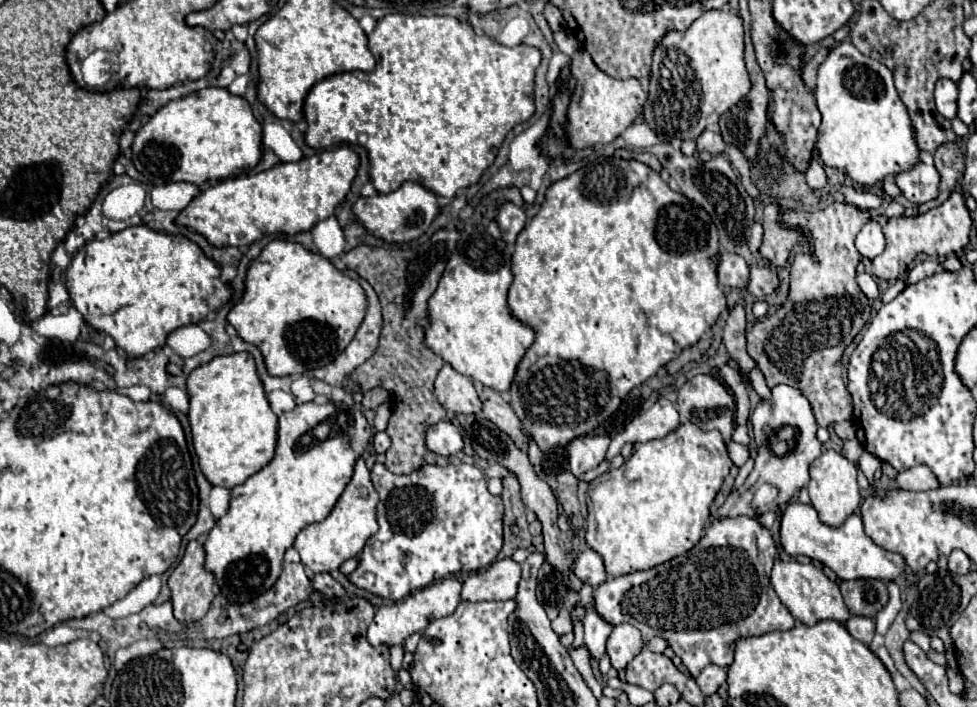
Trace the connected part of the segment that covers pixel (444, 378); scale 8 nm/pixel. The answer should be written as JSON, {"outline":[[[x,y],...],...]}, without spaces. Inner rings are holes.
{"outline":[[[448,363],[436,375],[434,395],[448,413],[482,411],[482,403],[478,399],[478,391],[474,383],[466,375],[460,375],[458,371],[454,371]]]}

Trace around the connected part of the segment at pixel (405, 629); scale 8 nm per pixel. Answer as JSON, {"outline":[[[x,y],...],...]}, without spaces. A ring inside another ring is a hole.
{"outline":[[[442,579],[442,581],[436,581],[436,583],[432,583],[432,585],[424,587],[424,589],[412,591],[402,601],[396,601],[392,605],[382,605],[376,611],[376,617],[368,627],[368,633],[366,633],[368,643],[372,647],[402,645],[404,639],[410,637],[412,633],[424,631],[430,619],[438,619],[438,617],[446,617],[446,615],[454,613],[454,607],[458,607],[458,603],[462,601],[460,599],[460,589],[462,589],[462,585],[456,579]]]}

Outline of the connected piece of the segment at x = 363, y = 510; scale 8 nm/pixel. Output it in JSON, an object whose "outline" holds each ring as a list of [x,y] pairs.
{"outline":[[[358,457],[354,463],[354,473],[352,479],[348,481],[344,493],[340,495],[338,503],[330,511],[330,515],[320,521],[304,527],[296,541],[294,549],[300,553],[302,563],[312,571],[312,573],[324,573],[324,571],[334,571],[338,569],[346,559],[356,557],[366,541],[378,531],[376,523],[376,503],[378,503],[378,493],[374,485],[370,483],[370,471],[364,465],[364,457]]]}

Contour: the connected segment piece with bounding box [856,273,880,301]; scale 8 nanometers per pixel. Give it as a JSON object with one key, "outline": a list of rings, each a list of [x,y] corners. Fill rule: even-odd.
{"outline":[[[858,273],[858,285],[860,285],[860,289],[862,289],[863,293],[866,293],[866,297],[868,299],[878,299],[878,285],[876,285],[876,281],[870,277],[870,275],[864,275],[864,273]]]}

